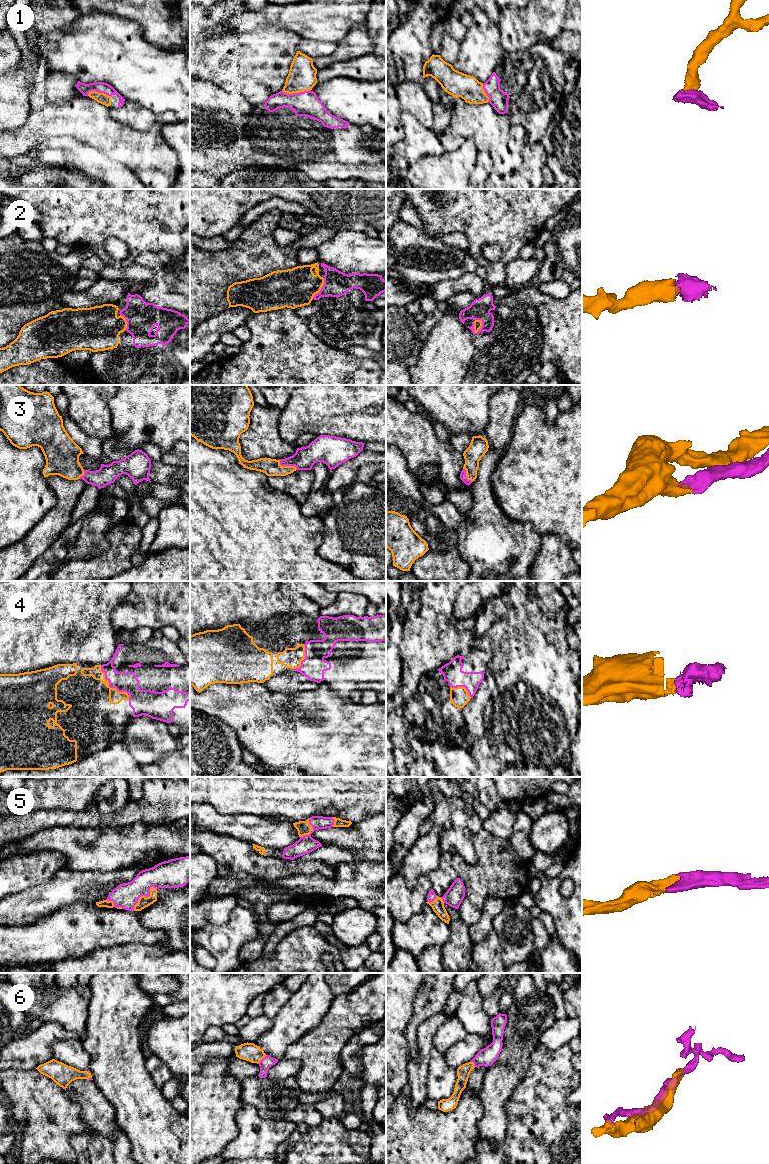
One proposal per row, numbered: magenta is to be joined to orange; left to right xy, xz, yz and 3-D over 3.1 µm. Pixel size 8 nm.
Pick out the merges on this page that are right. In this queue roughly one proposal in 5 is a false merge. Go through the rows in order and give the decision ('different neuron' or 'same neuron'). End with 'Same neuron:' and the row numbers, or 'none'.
1: same neuron
2: same neuron
3: same neuron
4: same neuron
5: same neuron
6: same neuron
Same neuron: 1, 2, 3, 4, 5, 6

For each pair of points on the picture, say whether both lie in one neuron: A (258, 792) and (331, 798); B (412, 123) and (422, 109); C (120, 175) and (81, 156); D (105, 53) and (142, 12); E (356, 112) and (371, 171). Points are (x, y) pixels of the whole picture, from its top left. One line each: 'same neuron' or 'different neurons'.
A: same neuron
B: different neurons
C: same neuron
D: different neurons
E: different neurons

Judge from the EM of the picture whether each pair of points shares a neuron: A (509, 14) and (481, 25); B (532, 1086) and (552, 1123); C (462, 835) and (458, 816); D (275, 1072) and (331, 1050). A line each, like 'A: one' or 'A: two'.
A: two
B: one
C: one
D: two

